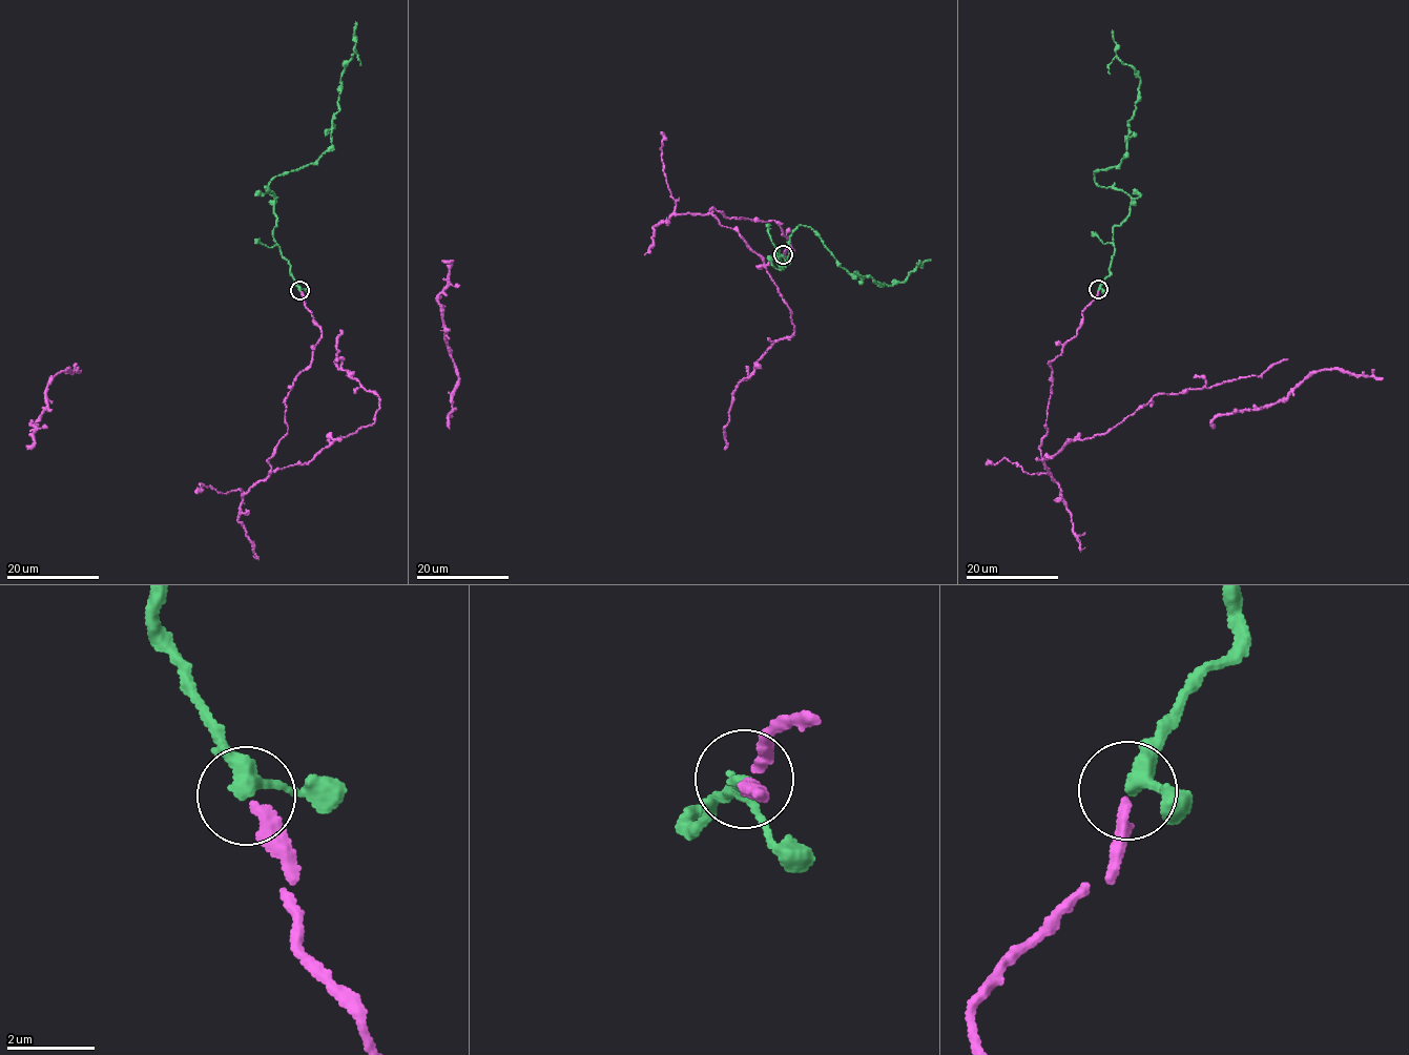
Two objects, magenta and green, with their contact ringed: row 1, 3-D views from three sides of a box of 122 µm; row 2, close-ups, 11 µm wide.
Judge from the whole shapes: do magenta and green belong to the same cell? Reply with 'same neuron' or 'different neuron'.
same neuron

